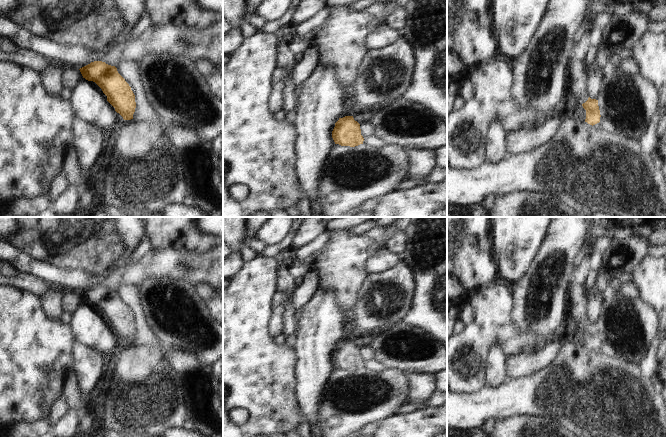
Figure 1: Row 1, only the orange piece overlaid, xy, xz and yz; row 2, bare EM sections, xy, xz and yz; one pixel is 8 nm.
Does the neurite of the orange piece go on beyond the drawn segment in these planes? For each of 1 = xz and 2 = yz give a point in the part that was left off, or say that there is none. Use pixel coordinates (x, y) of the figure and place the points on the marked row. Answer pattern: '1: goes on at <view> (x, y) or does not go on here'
1: does not go on here
2: does not go on here

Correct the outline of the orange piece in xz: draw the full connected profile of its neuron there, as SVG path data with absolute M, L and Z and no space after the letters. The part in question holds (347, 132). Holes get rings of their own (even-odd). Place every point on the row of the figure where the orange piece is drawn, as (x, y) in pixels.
M353 116L339 118L332 131L332 138L335 144L350 147L363 144L364 141L360 124L354 120Z

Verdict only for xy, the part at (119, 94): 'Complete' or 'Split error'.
Complete.

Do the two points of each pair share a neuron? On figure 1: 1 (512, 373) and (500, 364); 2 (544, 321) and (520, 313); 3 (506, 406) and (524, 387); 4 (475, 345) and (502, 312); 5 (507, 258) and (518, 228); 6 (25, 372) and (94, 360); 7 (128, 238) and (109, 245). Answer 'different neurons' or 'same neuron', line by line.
1: different neurons
2: same neuron
3: same neuron
4: same neuron
5: same neuron
6: different neurons
7: different neurons

